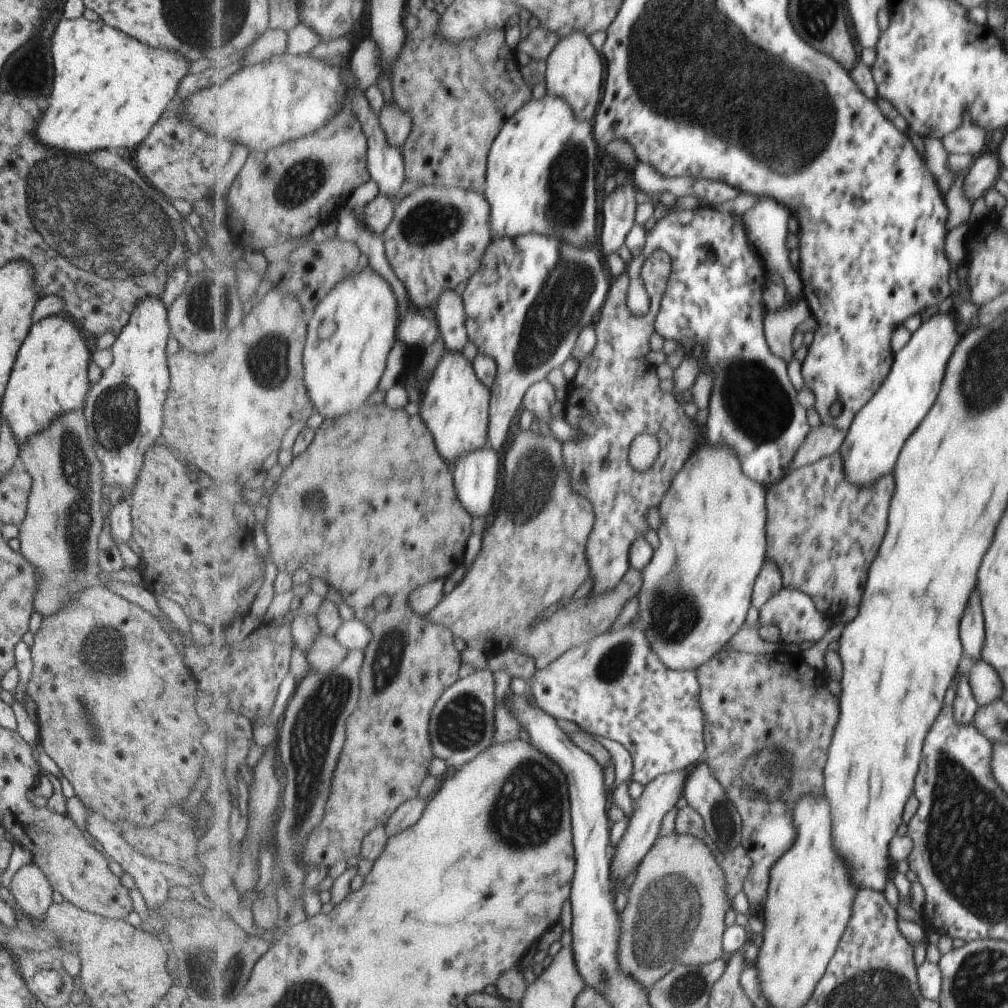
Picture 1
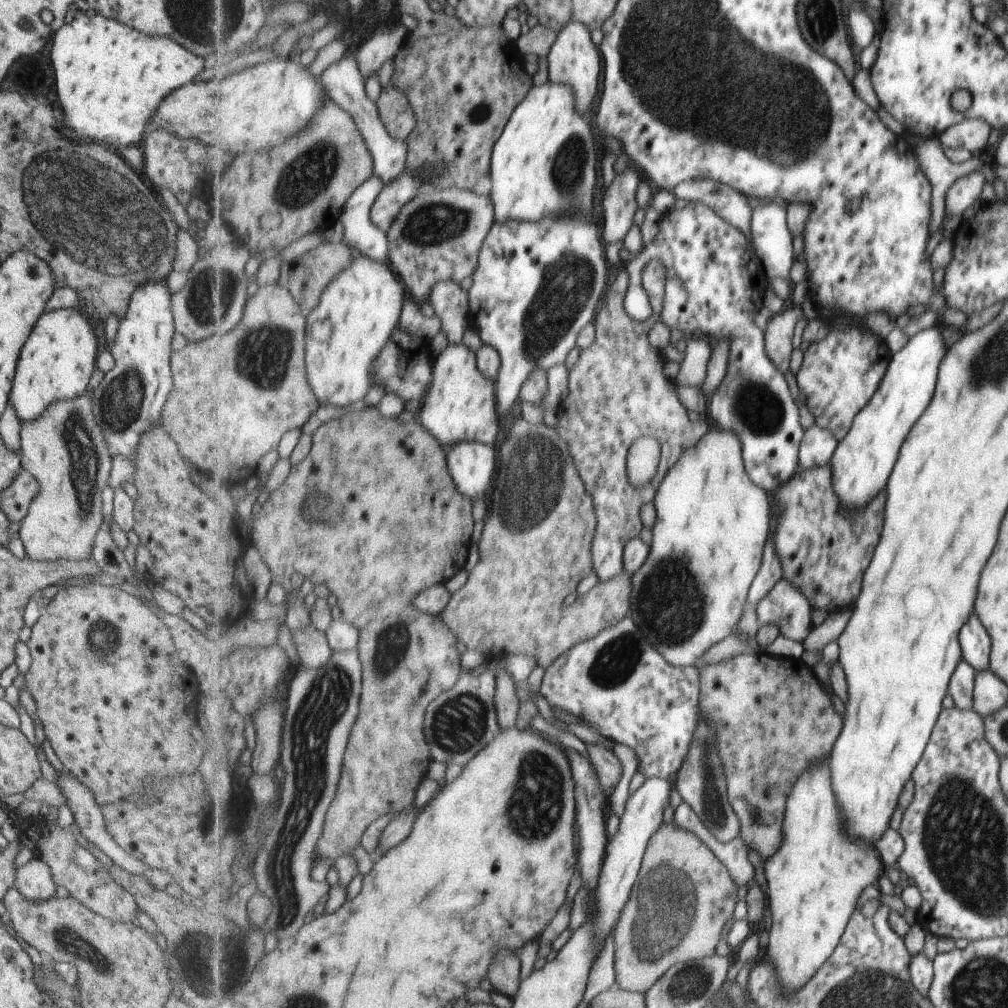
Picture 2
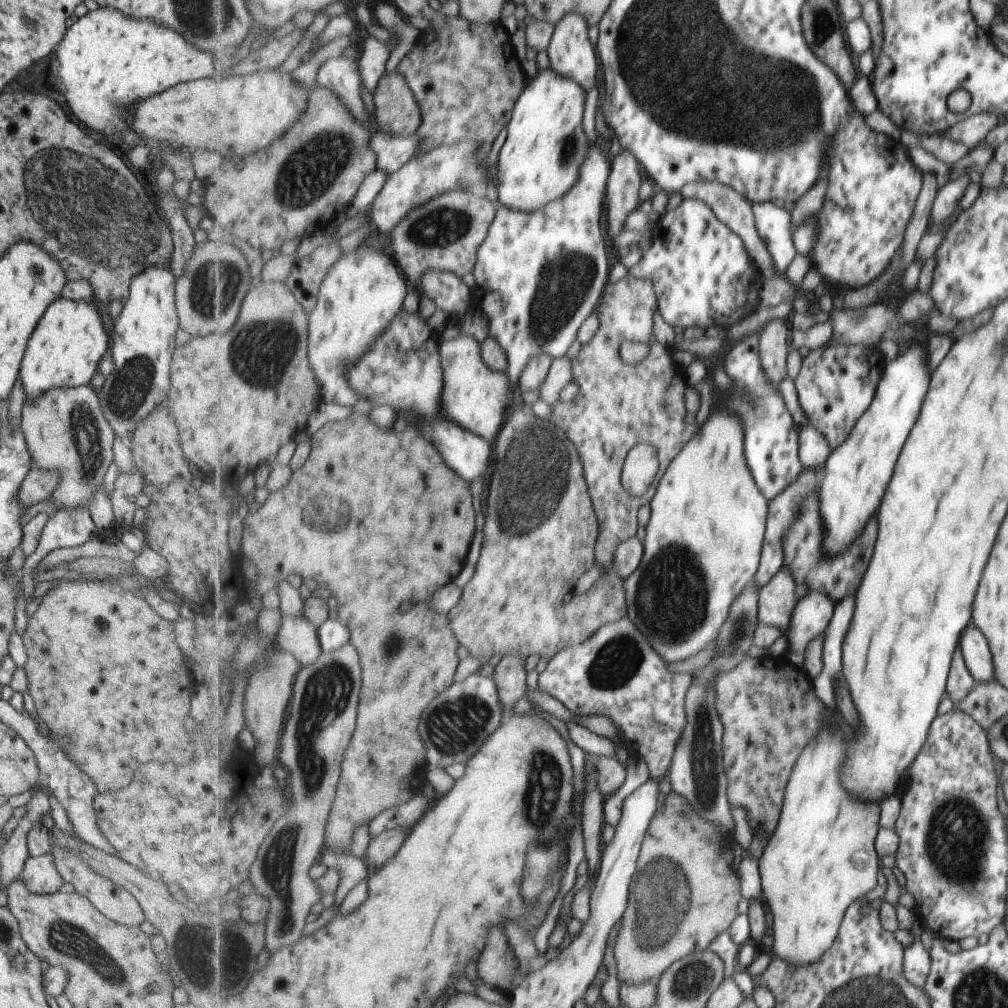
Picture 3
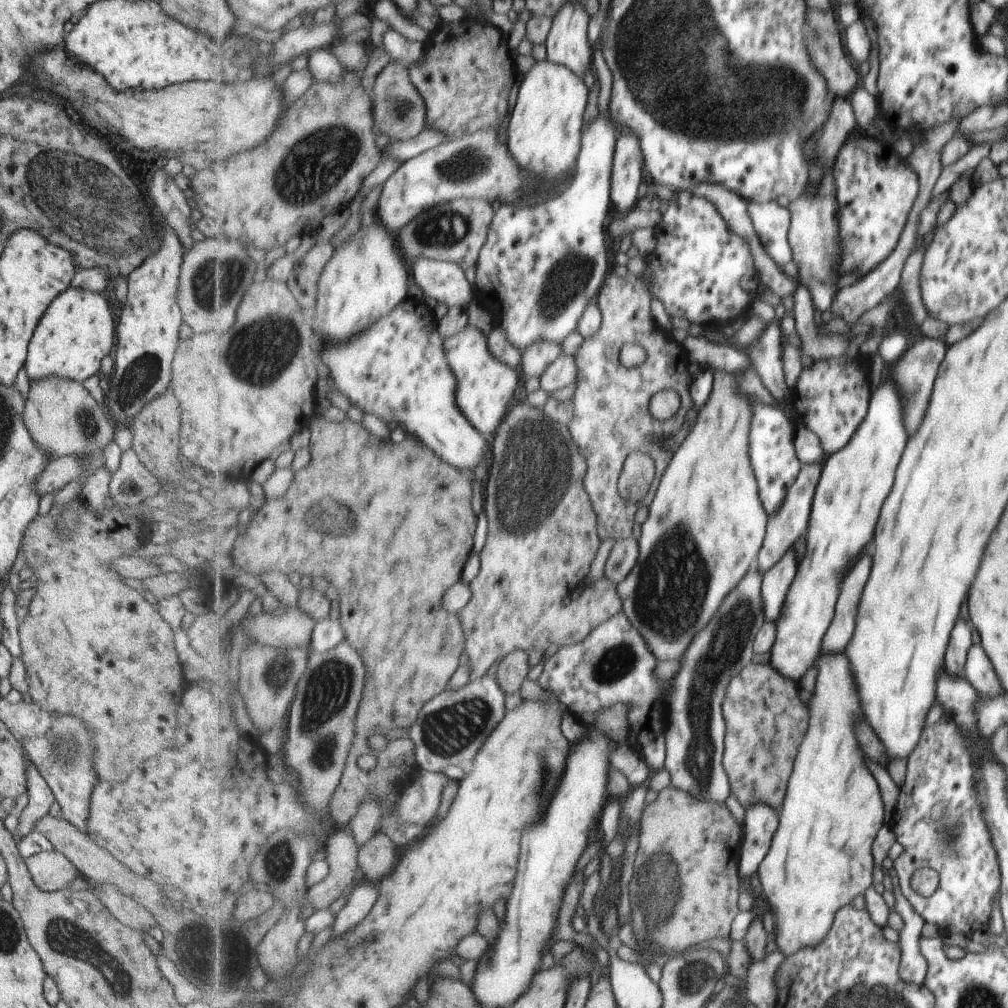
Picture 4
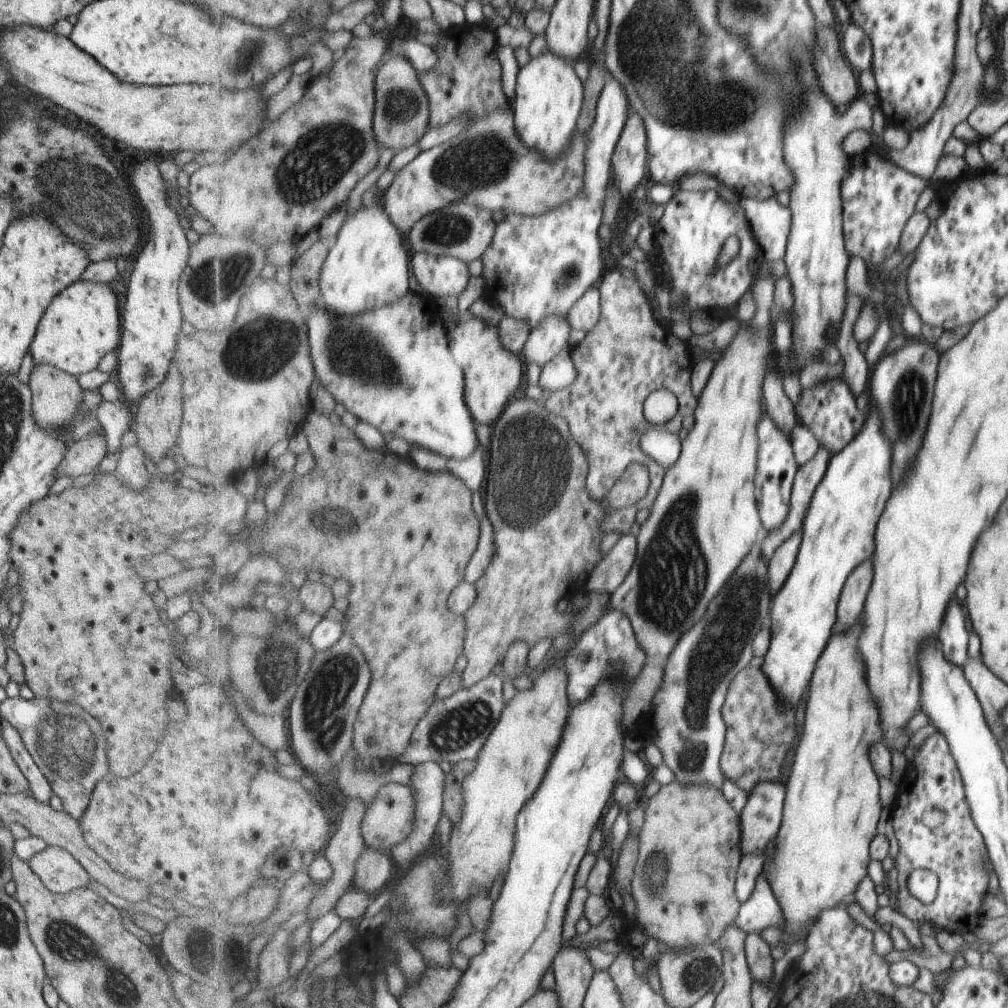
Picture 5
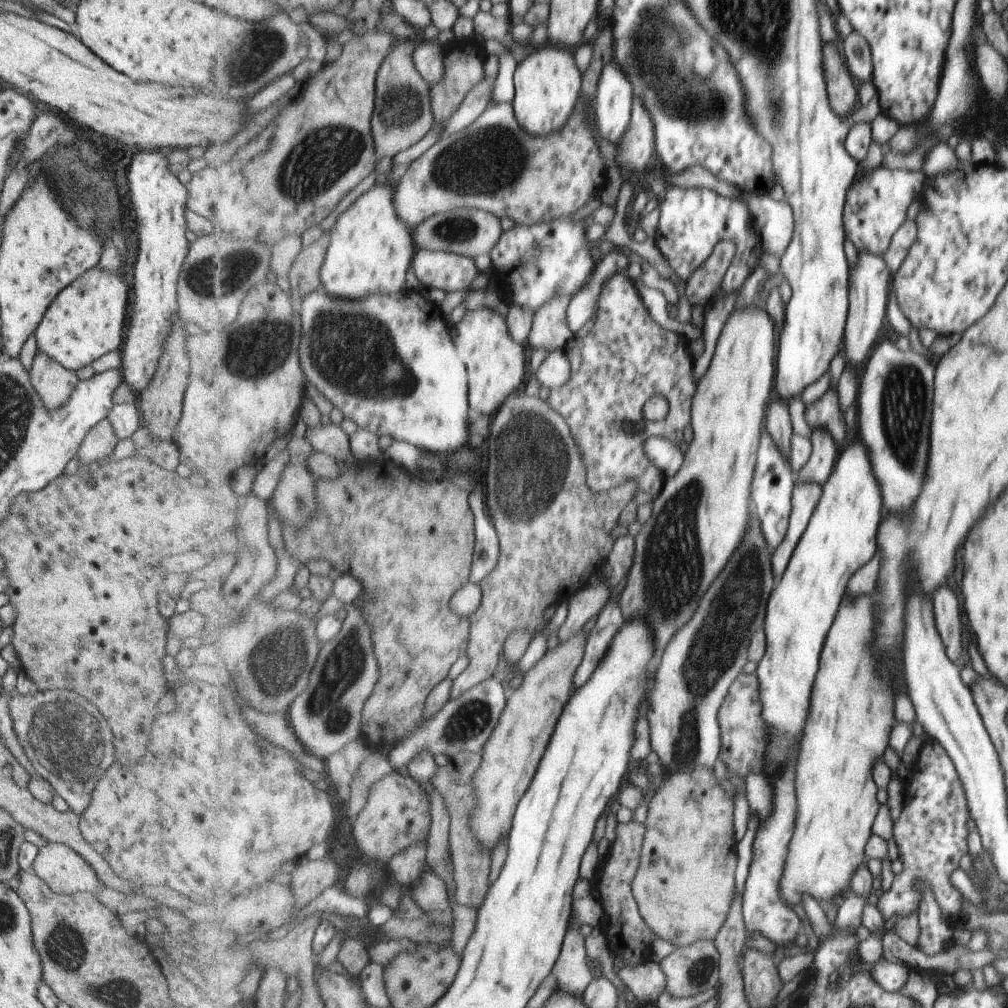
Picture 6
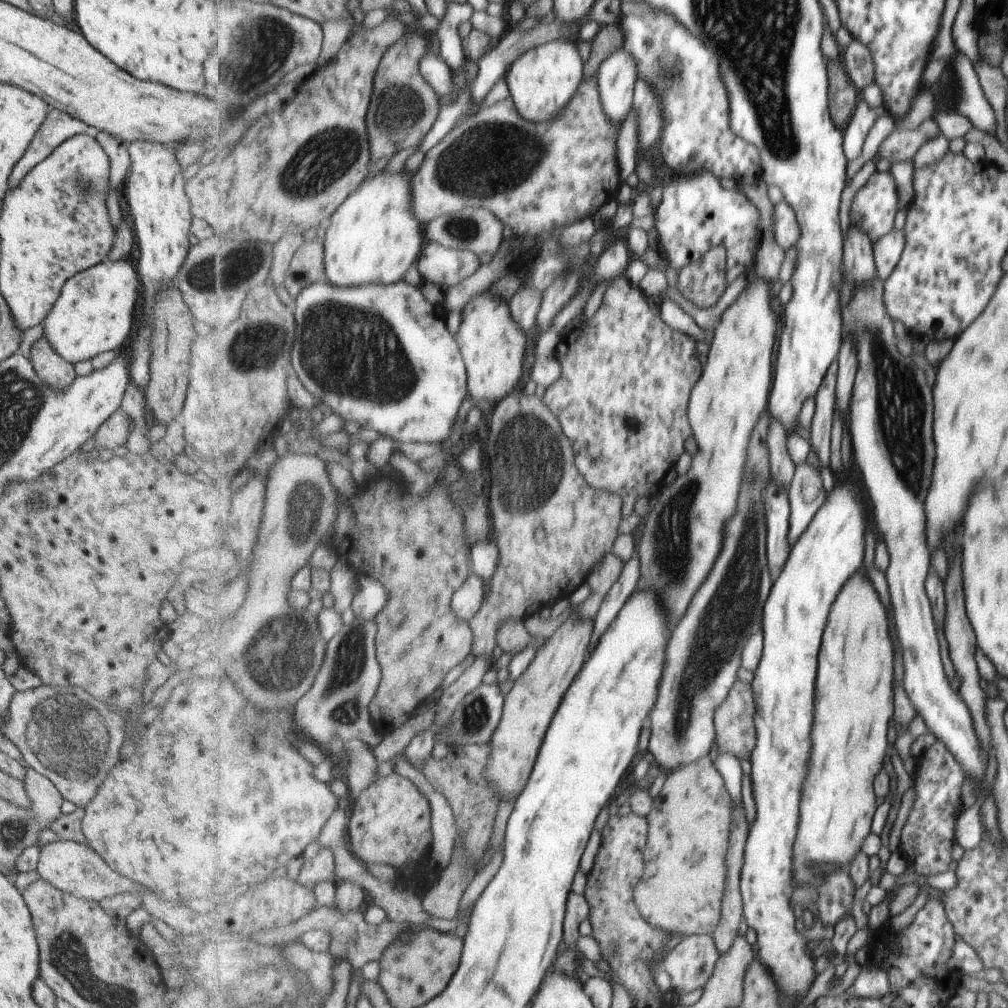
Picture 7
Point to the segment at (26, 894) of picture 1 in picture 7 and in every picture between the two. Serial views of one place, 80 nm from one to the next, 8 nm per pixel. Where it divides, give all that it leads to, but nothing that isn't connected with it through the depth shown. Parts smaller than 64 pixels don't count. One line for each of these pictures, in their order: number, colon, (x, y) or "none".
2: (32, 880)
3: (40, 876)
4: (50, 870)
5: (59, 872)
6: (64, 871)
7: (73, 868)

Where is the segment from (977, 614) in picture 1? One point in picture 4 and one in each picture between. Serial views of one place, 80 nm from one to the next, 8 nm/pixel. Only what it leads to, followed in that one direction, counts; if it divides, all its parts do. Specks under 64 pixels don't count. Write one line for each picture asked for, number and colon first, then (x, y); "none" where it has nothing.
2: (974, 643)
3: (977, 659)
4: (977, 671)

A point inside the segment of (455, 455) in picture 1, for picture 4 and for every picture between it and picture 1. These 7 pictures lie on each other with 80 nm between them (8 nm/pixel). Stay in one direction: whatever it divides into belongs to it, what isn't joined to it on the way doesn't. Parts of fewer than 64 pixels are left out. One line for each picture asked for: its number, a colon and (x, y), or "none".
2: (461, 405)
3: (475, 396)
4: (486, 385)

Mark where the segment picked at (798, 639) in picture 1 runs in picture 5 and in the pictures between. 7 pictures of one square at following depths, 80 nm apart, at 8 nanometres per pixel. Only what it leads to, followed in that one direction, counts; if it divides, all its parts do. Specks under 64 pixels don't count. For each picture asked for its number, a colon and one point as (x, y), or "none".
2: (784, 605)
3: (778, 598)
4: (777, 582)
5: (781, 564)

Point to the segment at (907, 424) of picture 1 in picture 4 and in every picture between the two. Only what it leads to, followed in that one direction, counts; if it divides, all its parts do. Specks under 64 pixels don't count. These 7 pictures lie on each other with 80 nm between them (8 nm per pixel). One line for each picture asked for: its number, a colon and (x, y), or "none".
2: (862, 462)
3: (853, 479)
4: (855, 481)

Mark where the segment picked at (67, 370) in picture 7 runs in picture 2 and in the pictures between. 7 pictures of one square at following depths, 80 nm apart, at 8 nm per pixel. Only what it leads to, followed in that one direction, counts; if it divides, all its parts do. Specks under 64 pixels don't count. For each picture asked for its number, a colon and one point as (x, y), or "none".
2: (63, 450)
3: (64, 428)
4: (62, 418)
5: (55, 394)
6: (53, 382)

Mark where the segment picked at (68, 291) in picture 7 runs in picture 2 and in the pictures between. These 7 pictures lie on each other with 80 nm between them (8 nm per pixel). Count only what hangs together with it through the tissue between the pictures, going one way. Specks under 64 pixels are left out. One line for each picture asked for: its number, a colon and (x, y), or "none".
2: (55, 362)
3: (69, 338)
4: (76, 330)
5: (79, 326)
6: (84, 321)

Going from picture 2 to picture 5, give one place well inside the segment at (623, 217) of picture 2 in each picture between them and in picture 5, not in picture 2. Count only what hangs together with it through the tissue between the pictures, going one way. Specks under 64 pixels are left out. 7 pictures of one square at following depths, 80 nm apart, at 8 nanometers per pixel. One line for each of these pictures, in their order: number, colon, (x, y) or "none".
3: (623, 185)
4: (629, 159)
5: (630, 160)

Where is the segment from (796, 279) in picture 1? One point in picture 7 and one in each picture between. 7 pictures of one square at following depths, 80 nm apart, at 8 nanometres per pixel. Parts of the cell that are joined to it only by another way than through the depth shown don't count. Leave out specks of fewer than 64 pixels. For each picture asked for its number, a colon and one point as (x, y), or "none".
2: (772, 238)
3: (775, 225)
4: (771, 220)
5: (771, 221)
6: (775, 220)
7: (787, 231)

